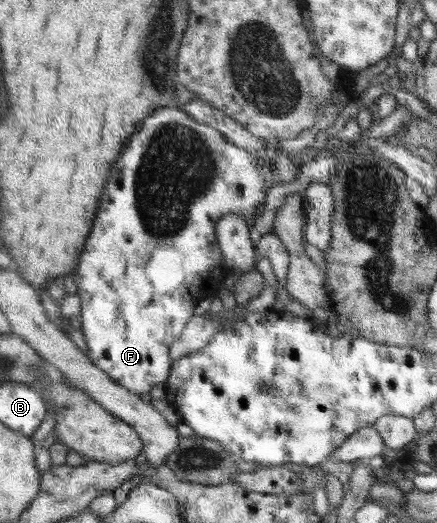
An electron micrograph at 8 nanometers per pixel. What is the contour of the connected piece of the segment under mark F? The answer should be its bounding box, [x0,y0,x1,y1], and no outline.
[69,106,306,394]

